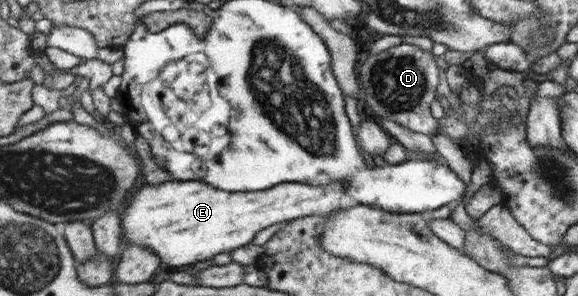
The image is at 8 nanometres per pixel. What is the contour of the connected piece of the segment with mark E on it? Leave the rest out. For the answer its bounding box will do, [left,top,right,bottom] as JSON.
[119,180,345,268]

